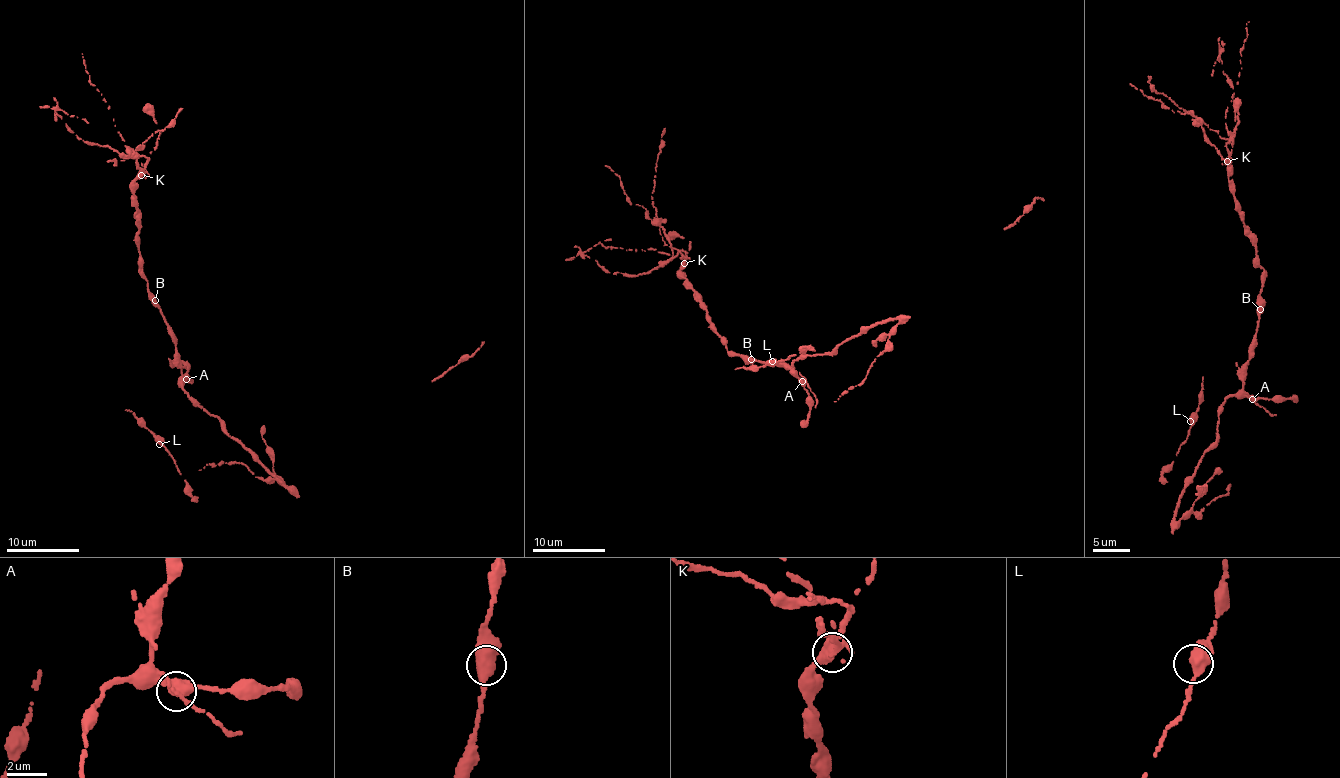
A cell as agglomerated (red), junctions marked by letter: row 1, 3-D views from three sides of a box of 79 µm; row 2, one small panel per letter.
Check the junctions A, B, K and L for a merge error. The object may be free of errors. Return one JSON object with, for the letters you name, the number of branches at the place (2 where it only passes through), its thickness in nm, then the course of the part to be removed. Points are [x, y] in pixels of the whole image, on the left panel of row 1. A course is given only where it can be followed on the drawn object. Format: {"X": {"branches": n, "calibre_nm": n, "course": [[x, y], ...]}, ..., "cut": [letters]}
{"K": {"branches": 4, "calibre_nm": 400, "course": [[142, 174], [146, 157], [120, 154], [107, 145], [90, 144], [80, 139], [55, 112], [60, 109], [88, 123]]}, "cut": ["K"]}

